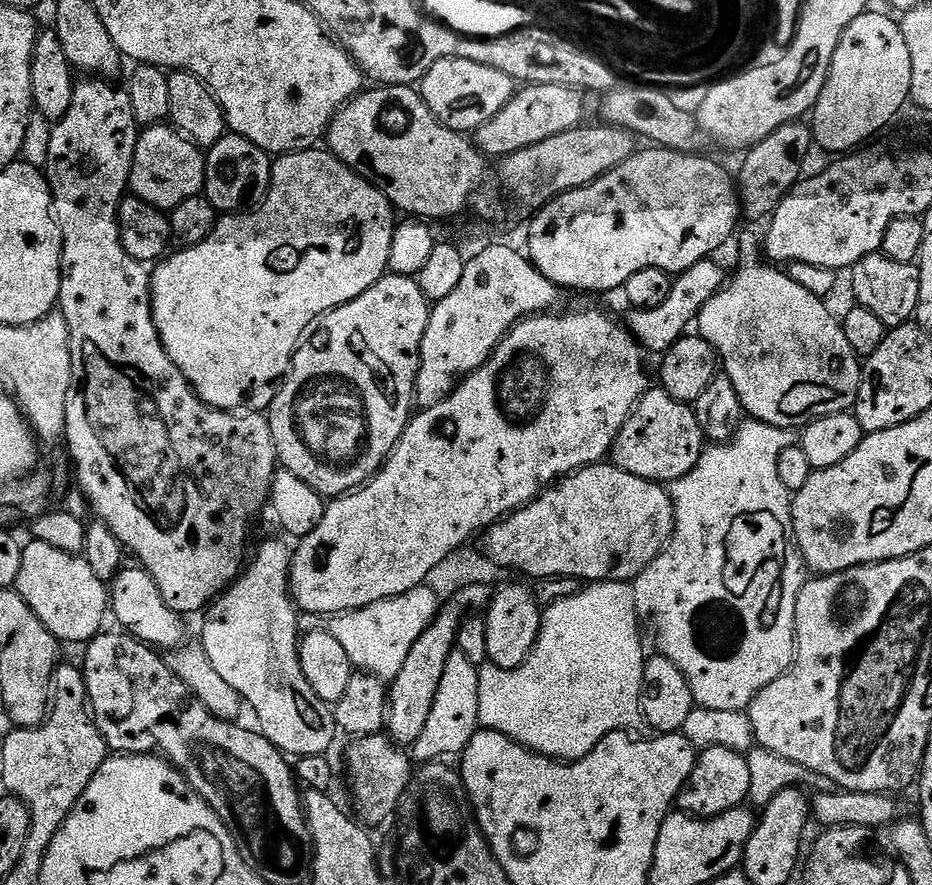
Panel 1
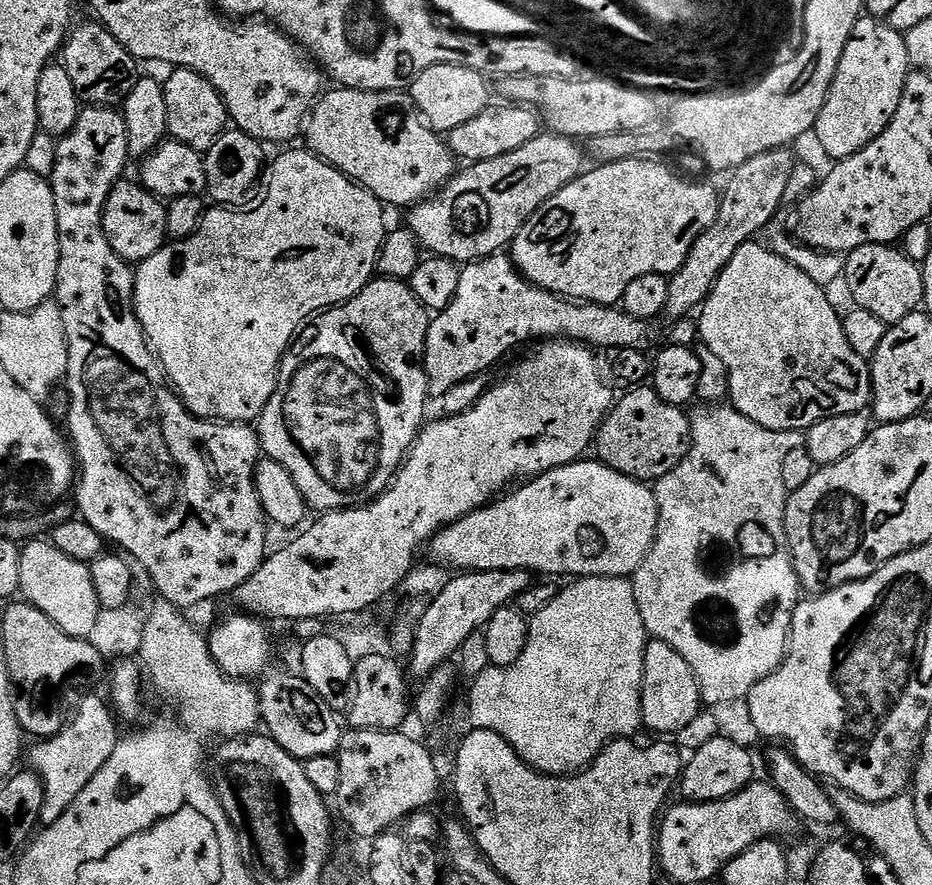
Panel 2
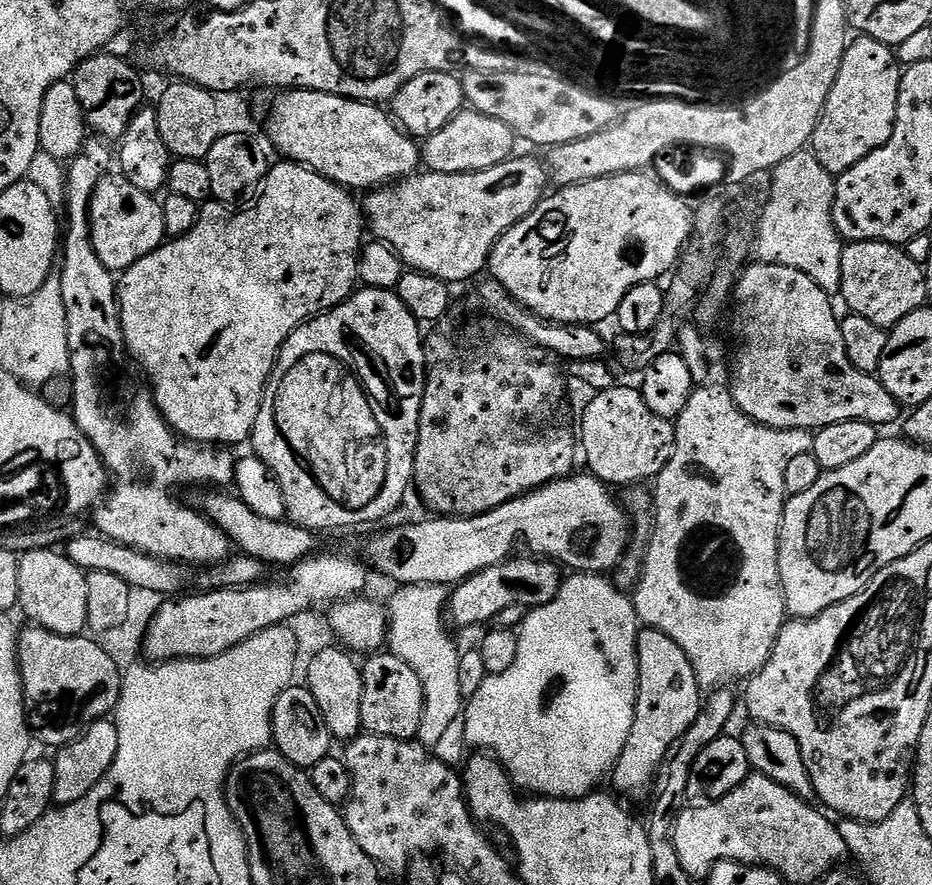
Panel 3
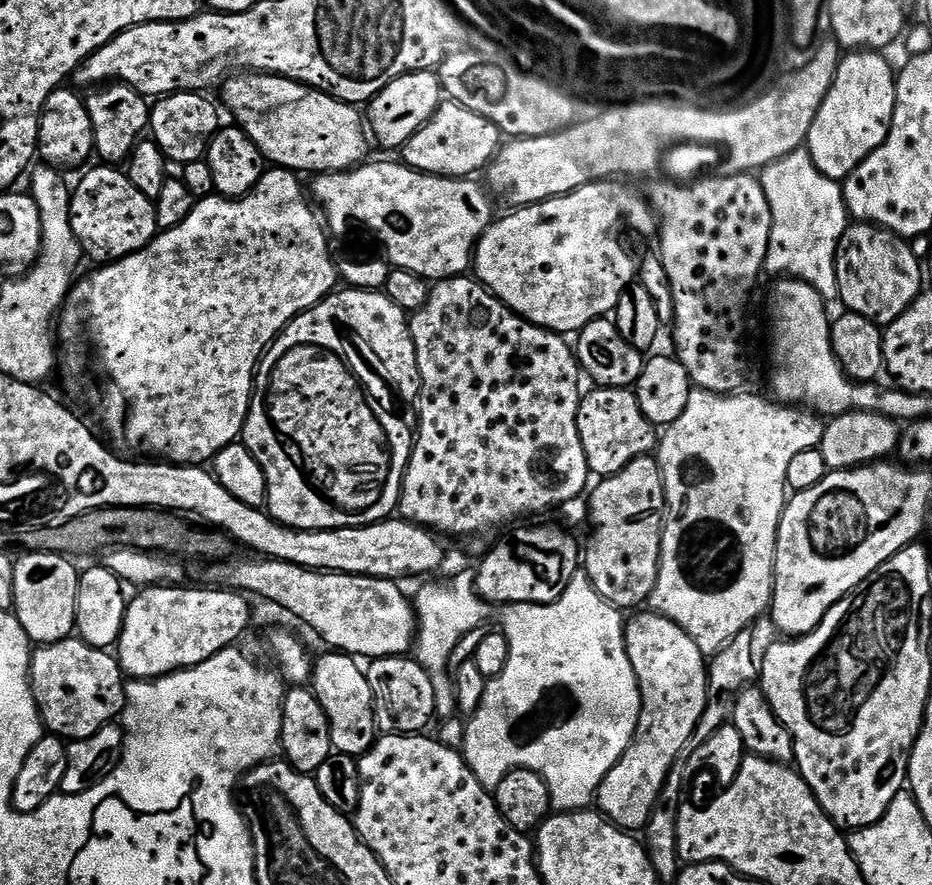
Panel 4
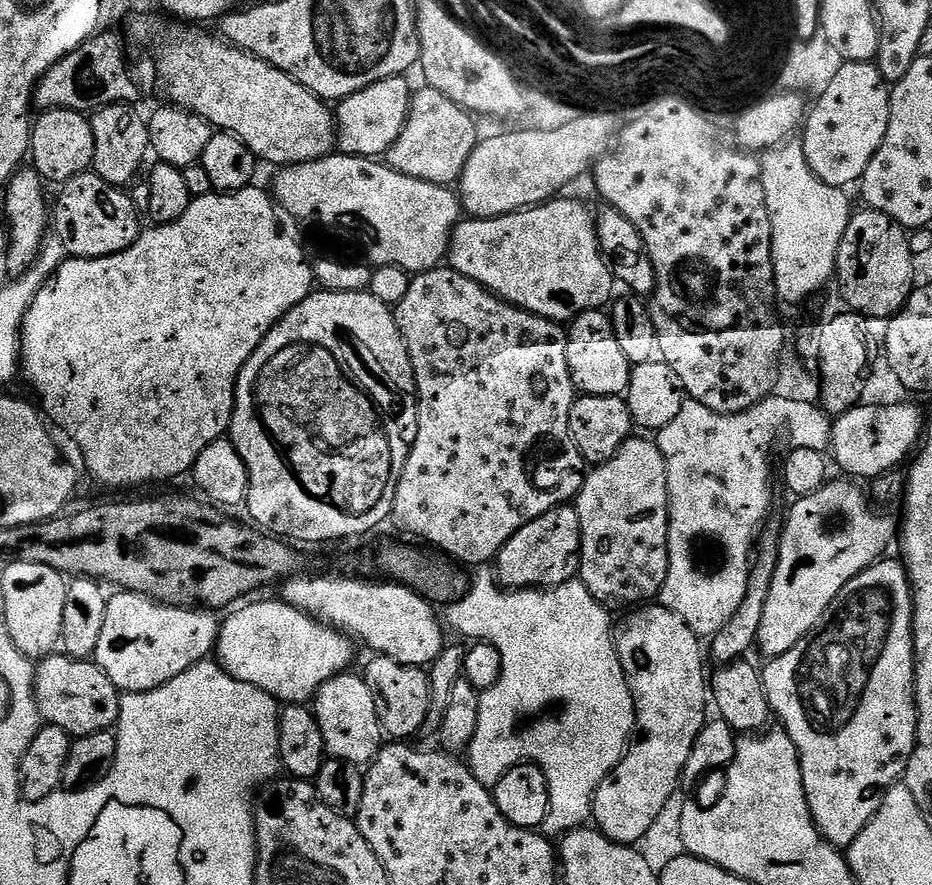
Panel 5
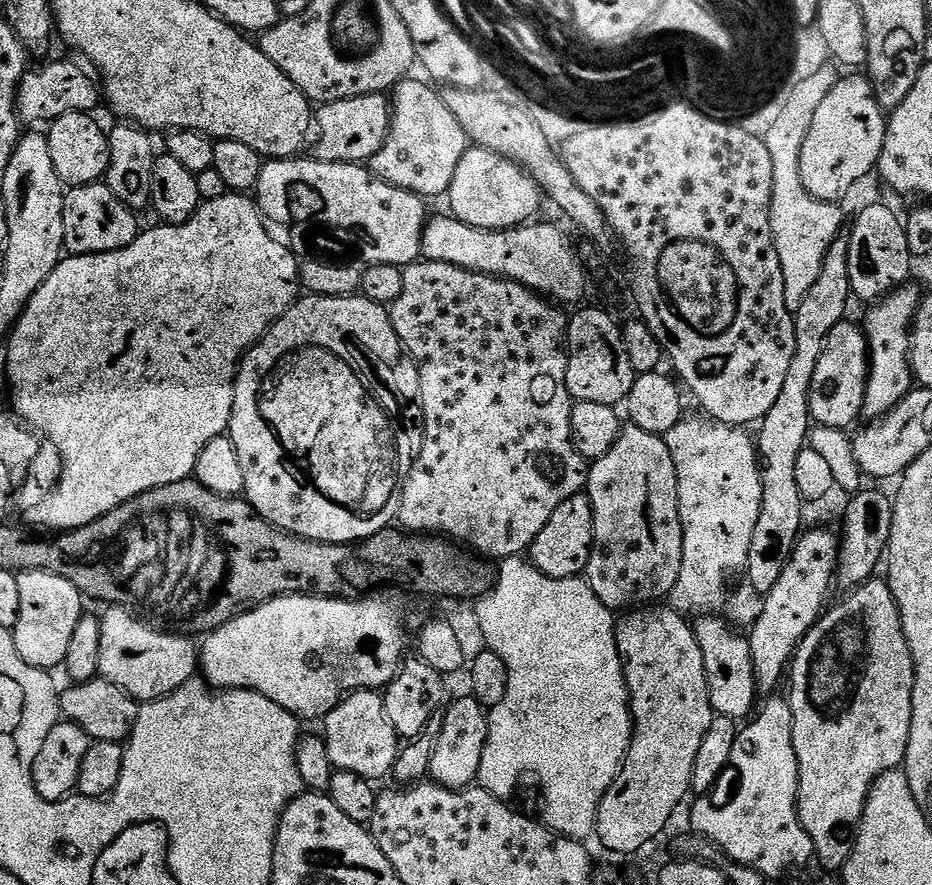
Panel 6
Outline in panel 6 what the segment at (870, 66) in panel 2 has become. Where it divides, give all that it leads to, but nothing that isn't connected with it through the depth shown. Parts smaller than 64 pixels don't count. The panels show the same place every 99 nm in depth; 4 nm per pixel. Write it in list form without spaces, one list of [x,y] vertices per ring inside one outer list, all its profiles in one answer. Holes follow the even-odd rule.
[[[844,74],[839,77],[837,84],[815,110],[814,122],[810,125],[810,132],[802,144],[801,166],[802,186],[814,194],[819,200],[833,202],[843,201],[843,196],[855,186],[859,180],[873,175],[874,169],[880,163],[884,135],[888,125],[885,109],[881,108],[872,89],[872,81],[864,74]]]

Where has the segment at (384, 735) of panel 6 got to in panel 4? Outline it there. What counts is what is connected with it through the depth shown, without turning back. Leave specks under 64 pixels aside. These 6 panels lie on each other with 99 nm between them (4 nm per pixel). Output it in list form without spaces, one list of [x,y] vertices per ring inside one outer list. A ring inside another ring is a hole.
[[[325,651],[325,656],[316,656],[314,671],[310,677],[310,687],[328,719],[330,742],[341,756],[362,757],[370,751],[378,739],[374,698],[370,694],[368,673],[359,668],[357,657],[347,652]]]

